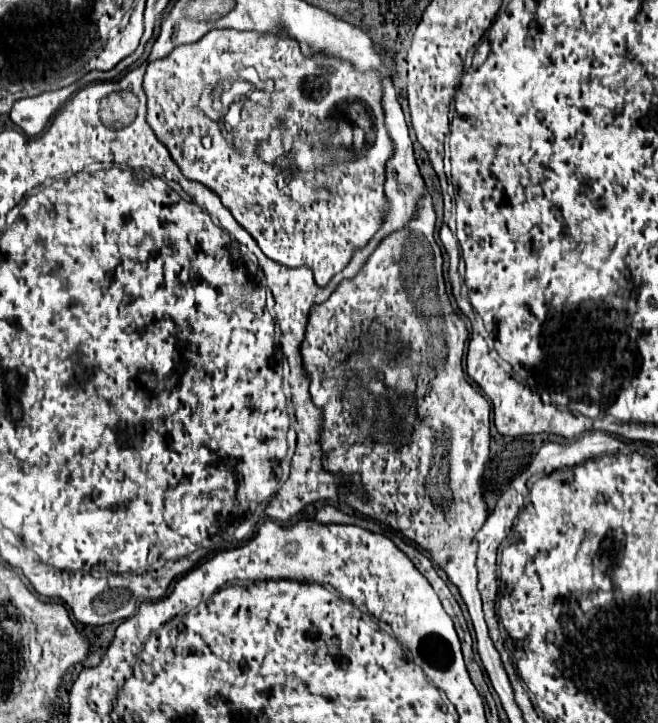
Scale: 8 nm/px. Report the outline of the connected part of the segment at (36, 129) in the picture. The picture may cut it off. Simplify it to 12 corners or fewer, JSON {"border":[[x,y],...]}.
{"border":[[75,86],[17,100],[11,120],[27,136],[47,122],[71,98]]}

